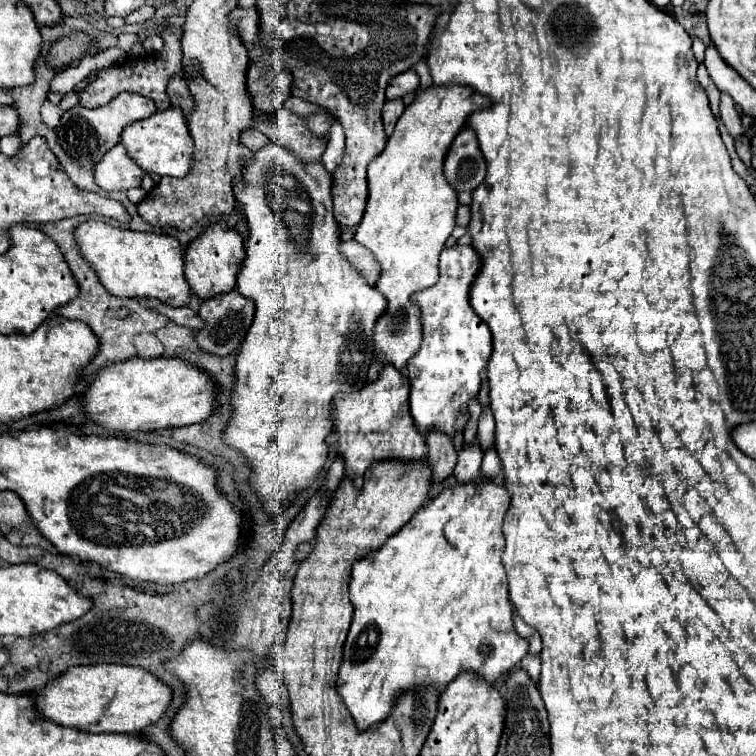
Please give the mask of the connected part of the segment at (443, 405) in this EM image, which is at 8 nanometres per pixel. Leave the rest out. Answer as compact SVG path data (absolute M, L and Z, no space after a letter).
M445 247L439 267L439 281L413 295L413 305L421 311L423 341L421 349L407 363L407 377L411 381L409 403L413 421L423 435L439 427L449 437L455 437L457 415L467 411L469 399L479 393L481 371L491 357L491 331L469 305L469 291L481 269L481 255L475 247Z

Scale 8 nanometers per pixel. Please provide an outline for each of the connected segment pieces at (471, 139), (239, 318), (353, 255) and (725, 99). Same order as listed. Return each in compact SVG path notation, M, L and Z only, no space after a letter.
M471 127L463 129L445 159L445 177L455 187L457 193L461 191L475 191L477 185L483 181L487 173L485 157L479 149L479 141Z
M237 289L225 293L225 295L215 295L215 297L209 297L201 309L199 309L199 315L207 321L205 329L201 329L197 333L197 343L201 349L213 353L213 355L229 355L233 351L239 349L249 325L253 323L253 313L255 313L255 307L253 307L253 301L243 297Z
M347 241L347 243L341 243L341 251L347 255L349 263L369 281L369 285L377 283L381 275L381 267L369 249L359 245L357 241Z
M721 93L721 103L719 103L719 109L721 109L721 119L723 119L723 123L727 125L729 133L731 133L733 137L741 135L741 133L743 133L743 127L741 127L741 117L739 117L739 113L735 111L735 103L733 103L733 99L731 99L727 93Z

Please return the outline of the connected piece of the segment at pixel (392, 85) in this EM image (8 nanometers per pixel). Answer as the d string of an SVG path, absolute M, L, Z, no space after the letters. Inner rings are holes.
M407 69L405 73L399 73L397 77L393 77L393 81L389 81L387 99L397 99L397 97L403 97L405 93L413 93L417 89L419 89L419 75L413 69Z

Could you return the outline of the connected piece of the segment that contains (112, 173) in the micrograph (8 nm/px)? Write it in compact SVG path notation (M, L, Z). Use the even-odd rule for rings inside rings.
M123 143L115 145L97 165L95 181L105 191L127 191L139 187L145 171L129 157Z

